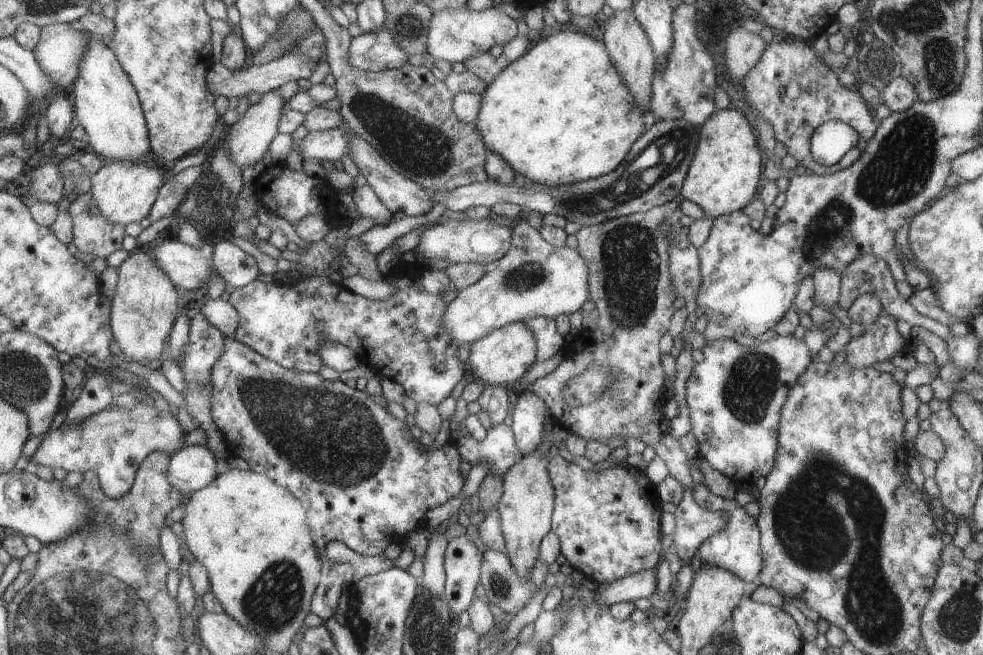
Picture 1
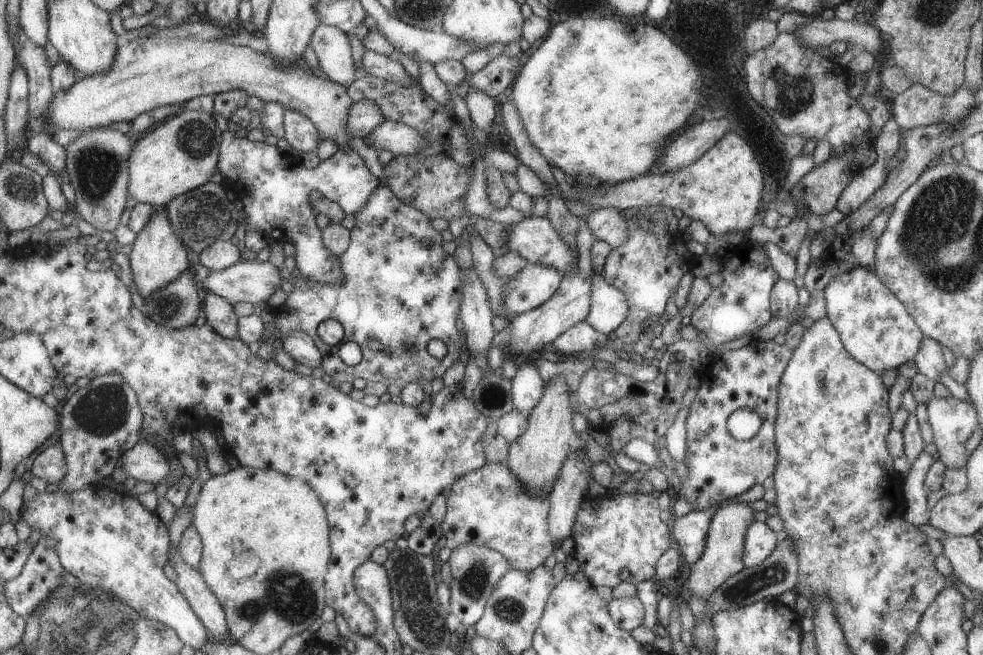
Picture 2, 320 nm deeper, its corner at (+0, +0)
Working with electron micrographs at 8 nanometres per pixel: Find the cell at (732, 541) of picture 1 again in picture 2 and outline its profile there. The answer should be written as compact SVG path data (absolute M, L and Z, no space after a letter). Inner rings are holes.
M753 521L744 534L742 563L745 567L758 565L776 547L780 534L769 529L764 522Z

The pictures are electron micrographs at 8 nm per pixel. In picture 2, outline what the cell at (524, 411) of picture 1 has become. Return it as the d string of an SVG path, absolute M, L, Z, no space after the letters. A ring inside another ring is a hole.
M525 362L525 364L517 367L510 381L514 408L523 414L528 414L537 404L538 398L541 398L544 389L544 382L536 364Z

